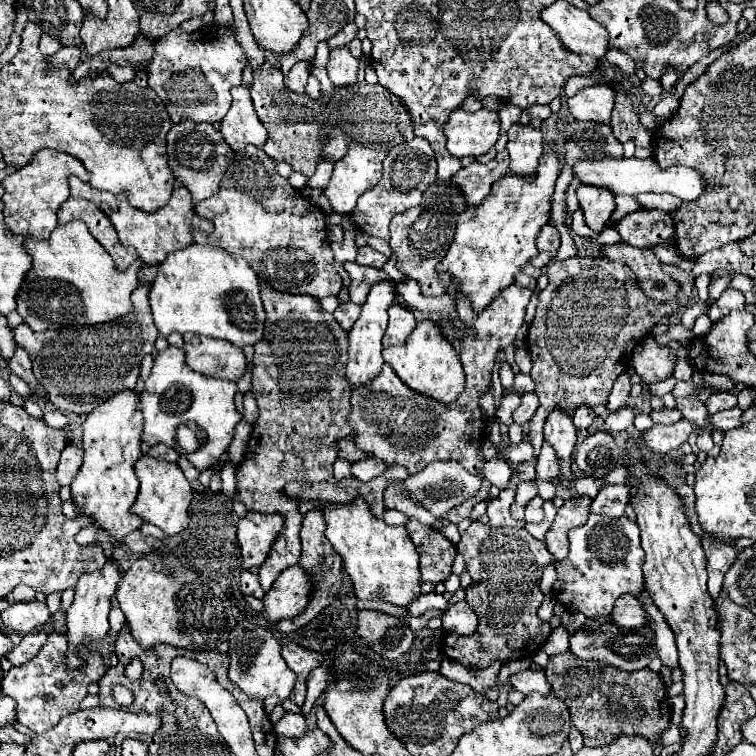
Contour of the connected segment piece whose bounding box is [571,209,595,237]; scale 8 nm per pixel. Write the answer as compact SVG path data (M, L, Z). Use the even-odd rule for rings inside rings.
M577 209L573 215L571 215L571 231L575 235L583 235L583 237L593 237L595 233L585 225L585 219L583 219L583 213L581 209Z

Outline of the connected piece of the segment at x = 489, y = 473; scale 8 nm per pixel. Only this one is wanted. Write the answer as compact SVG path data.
M489 459L485 463L485 469L481 473L485 479L489 479L493 485L497 485L499 489L507 489L509 483L511 483L511 477L513 477L513 469L507 465L505 459Z

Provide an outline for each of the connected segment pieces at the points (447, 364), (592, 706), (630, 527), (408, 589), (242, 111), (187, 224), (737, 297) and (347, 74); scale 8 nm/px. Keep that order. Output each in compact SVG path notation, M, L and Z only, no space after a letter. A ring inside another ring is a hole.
M423 319L417 323L407 343L403 343L401 347L383 349L383 359L395 369L395 373L411 389L423 391L423 395L439 399L441 403L451 403L465 391L465 373L463 373L463 367L461 367L461 361L453 343L445 339L441 331L443 329L435 321Z
M571 651L551 655L547 679L569 713L573 725L581 731L587 747L599 747L615 741L619 735L639 735L657 743L671 723L671 707L663 677L647 667L639 671L619 671L597 661L581 661Z
M589 513L589 519L571 529L569 555L557 563L557 581L553 595L571 611L581 611L589 619L609 617L611 607L623 593L639 595L643 591L641 565L645 553L639 543L639 527L627 515L619 519L607 519L607 515Z
M363 497L349 503L329 503L323 507L327 529L325 535L343 557L357 599L381 599L393 605L407 605L419 597L419 553L405 527L391 527L377 519Z
M239 85L231 89L233 103L221 121L221 135L233 147L233 151L243 149L247 143L261 147L267 139L267 131L253 111L251 85Z
M183 185L173 189L169 203L165 207L161 207L159 211L153 211L153 213L139 211L139 209L131 207L131 203L127 203L127 195L119 195L119 209L113 211L111 207L105 207L103 213L111 219L113 227L117 229L121 245L131 245L133 249L137 249L139 257L147 265L163 263L163 259L169 251L185 247L193 241L191 239L191 229L195 229L195 217L197 215L193 211L191 193Z
M727 287L723 291L723 295L711 305L711 309L707 311L707 315L711 317L711 321L719 321L721 317L725 317L729 311L733 309L743 309L745 307L745 295L737 289Z
M339 47L329 53L327 73L333 85L343 87L357 81L357 59L351 55L349 47Z

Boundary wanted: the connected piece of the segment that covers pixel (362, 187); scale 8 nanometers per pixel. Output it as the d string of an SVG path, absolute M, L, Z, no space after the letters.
M351 145L347 155L335 161L333 177L325 189L325 195L335 213L351 213L357 205L357 199L375 183L379 183L385 155L385 151L371 151L359 145Z

